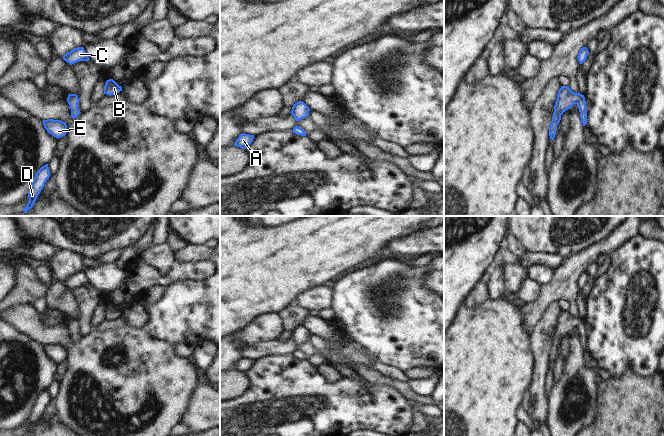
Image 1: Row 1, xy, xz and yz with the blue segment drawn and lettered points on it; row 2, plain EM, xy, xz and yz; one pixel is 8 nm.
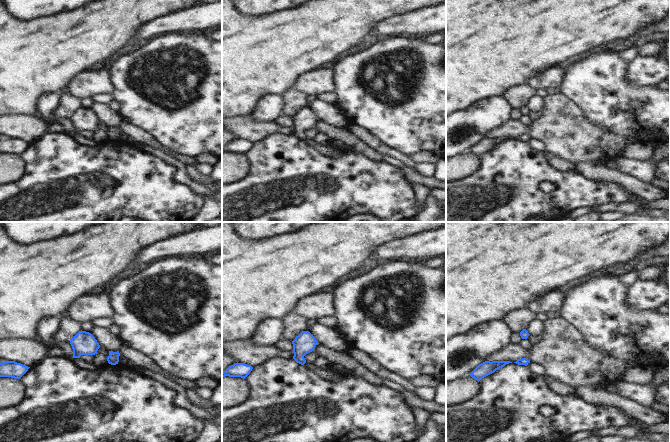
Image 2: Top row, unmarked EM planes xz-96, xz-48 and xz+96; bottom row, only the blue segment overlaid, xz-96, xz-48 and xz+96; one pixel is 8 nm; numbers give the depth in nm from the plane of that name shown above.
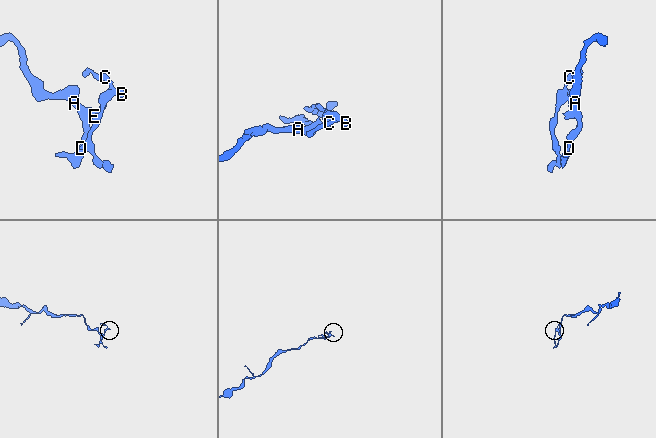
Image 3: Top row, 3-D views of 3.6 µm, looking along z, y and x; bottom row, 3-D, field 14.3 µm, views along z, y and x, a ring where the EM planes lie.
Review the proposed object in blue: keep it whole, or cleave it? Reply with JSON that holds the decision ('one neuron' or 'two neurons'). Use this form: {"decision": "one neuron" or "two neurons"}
{"decision": "one neuron"}

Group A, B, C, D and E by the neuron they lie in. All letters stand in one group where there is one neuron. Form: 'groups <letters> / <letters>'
groups A B C D E

